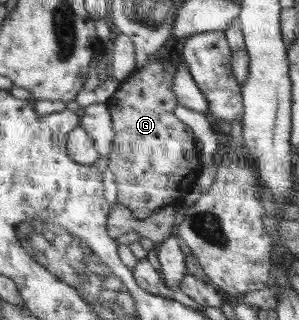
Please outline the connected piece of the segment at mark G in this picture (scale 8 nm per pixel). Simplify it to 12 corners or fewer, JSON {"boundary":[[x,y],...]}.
{"boundary":[[153,58],[104,102],[117,204],[140,220],[190,194],[200,160]]}

